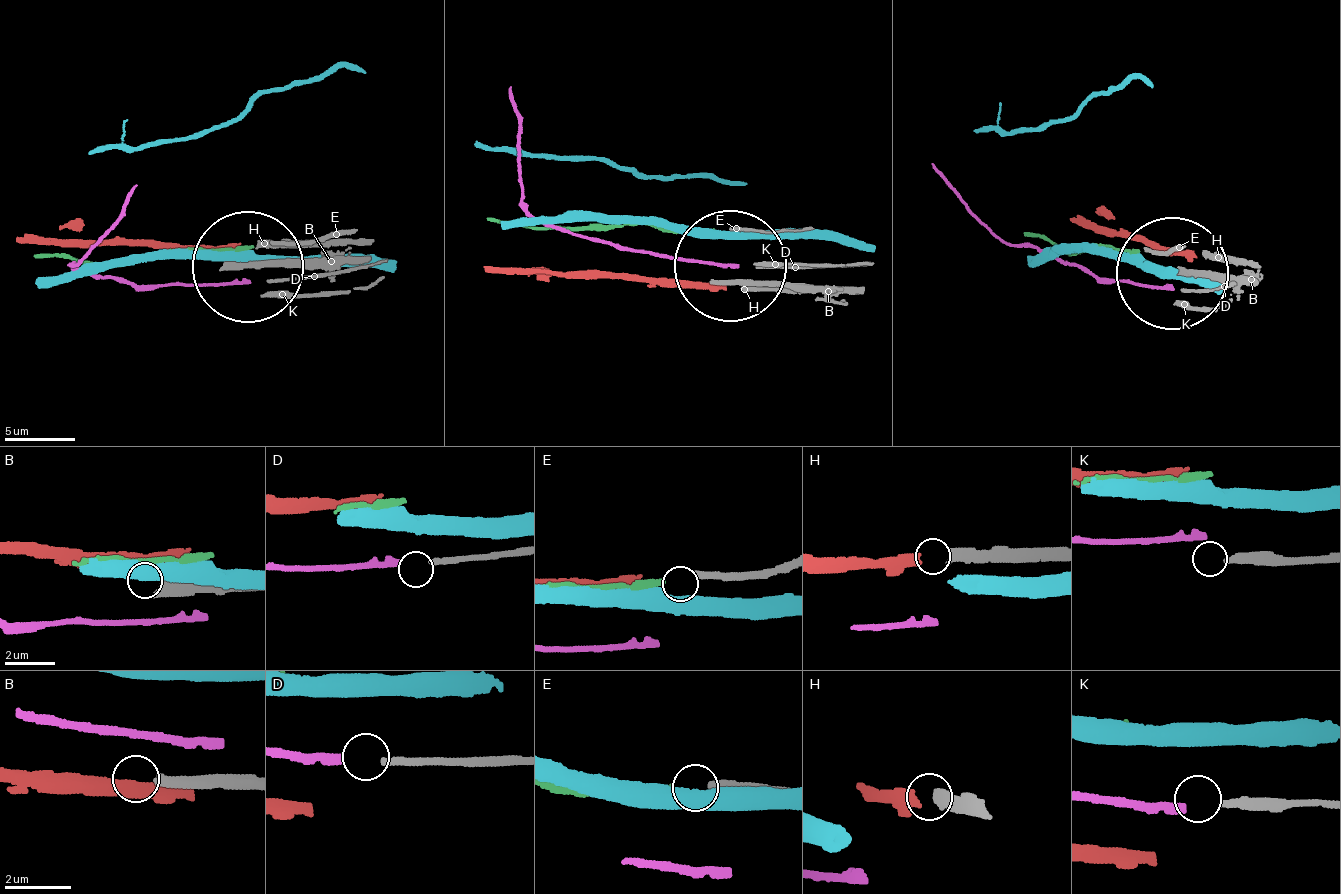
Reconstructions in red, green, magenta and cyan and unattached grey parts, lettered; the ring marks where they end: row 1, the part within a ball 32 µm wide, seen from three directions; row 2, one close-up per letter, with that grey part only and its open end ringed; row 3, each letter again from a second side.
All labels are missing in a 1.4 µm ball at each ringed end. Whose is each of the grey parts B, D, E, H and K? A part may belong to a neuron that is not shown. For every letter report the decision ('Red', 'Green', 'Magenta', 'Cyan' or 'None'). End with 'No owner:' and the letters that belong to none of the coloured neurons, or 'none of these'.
B: None
D: Magenta
E: Green
H: Red
K: None
No owner: B, K

